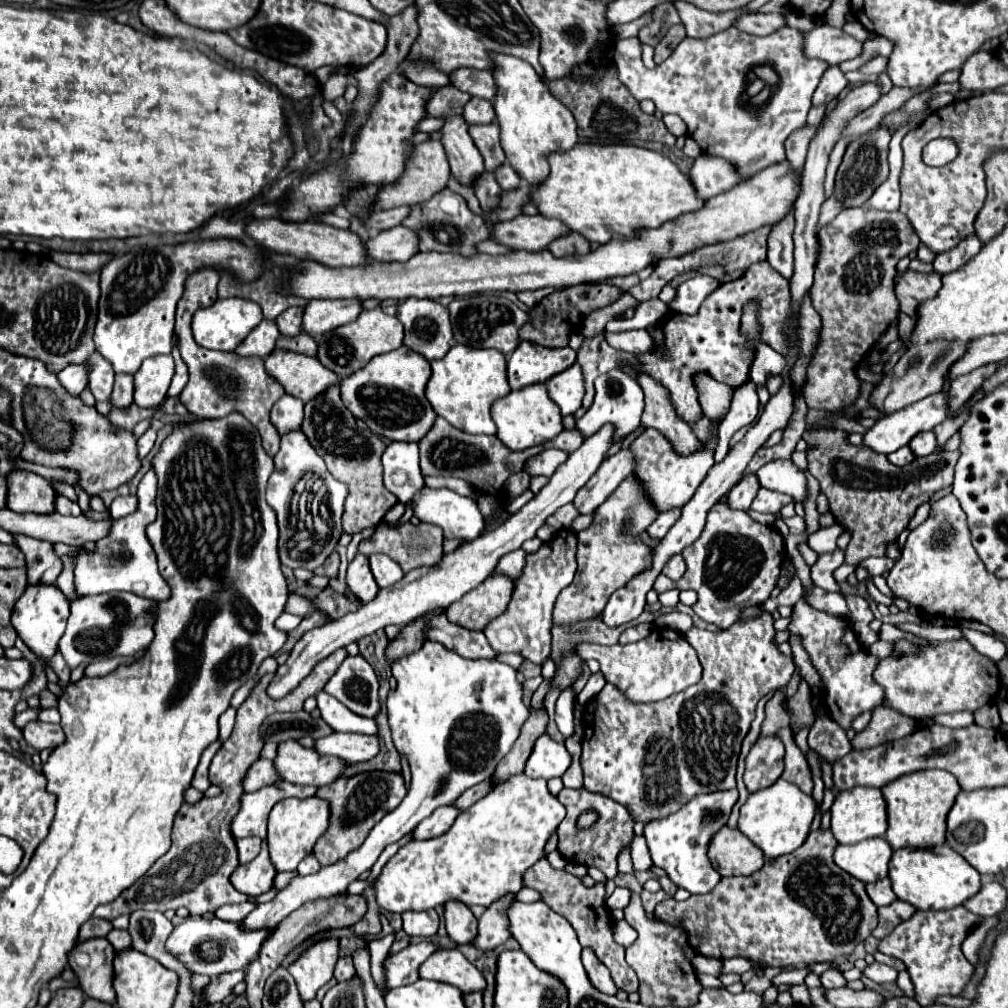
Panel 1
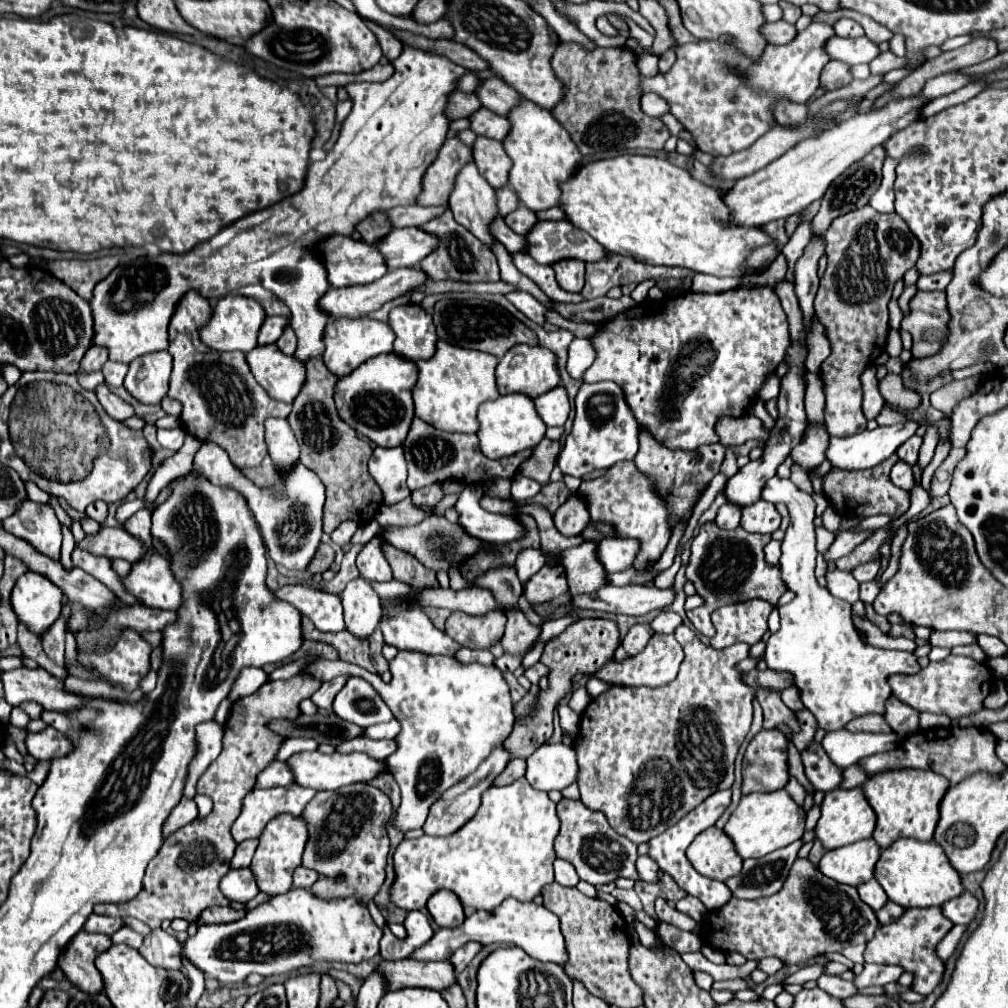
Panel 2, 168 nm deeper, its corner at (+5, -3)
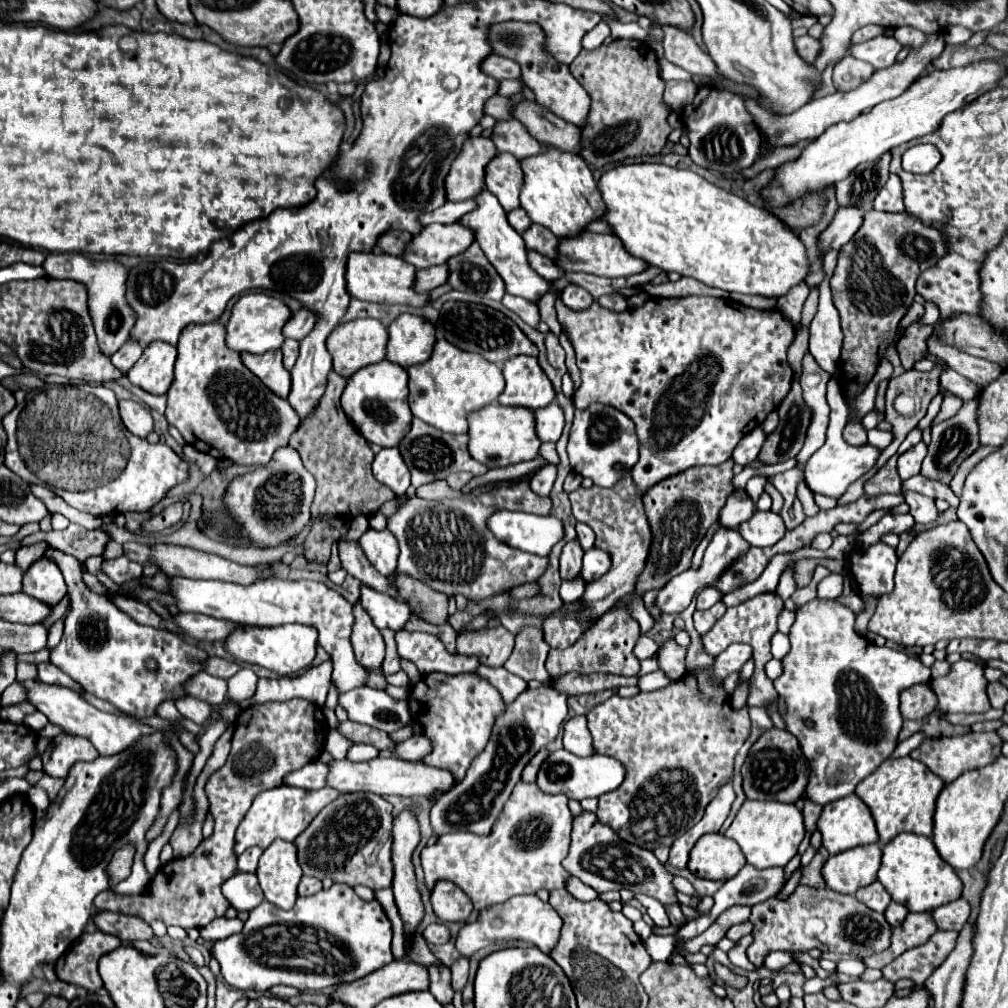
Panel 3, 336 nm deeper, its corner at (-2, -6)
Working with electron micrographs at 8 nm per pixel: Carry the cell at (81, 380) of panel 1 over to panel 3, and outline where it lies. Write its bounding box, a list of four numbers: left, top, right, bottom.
[44,252,136,356]

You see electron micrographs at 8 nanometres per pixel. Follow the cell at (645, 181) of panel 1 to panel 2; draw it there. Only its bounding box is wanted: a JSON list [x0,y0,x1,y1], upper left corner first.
[561,155,777,277]

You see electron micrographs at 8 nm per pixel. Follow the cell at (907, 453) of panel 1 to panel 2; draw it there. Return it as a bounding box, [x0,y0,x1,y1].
[891,461,915,491]

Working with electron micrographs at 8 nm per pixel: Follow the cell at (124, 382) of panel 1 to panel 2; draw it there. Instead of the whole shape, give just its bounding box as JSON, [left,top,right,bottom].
[103,361,127,387]

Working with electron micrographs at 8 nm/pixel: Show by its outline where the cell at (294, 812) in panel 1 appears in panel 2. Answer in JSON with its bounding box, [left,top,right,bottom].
[251,815,309,895]

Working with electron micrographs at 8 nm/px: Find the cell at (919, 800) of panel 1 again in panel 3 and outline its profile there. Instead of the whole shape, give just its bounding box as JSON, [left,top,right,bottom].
[854,756,944,846]

